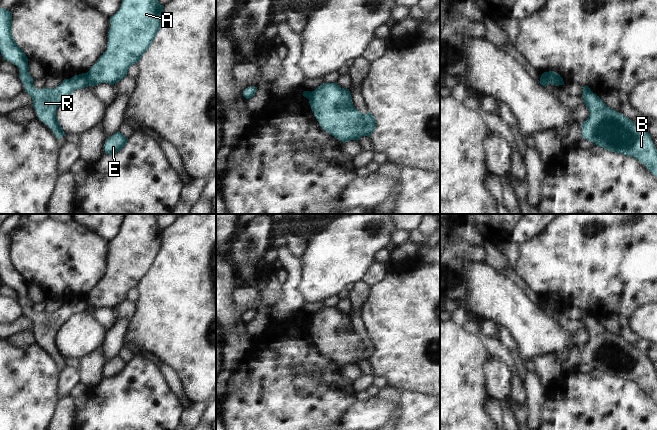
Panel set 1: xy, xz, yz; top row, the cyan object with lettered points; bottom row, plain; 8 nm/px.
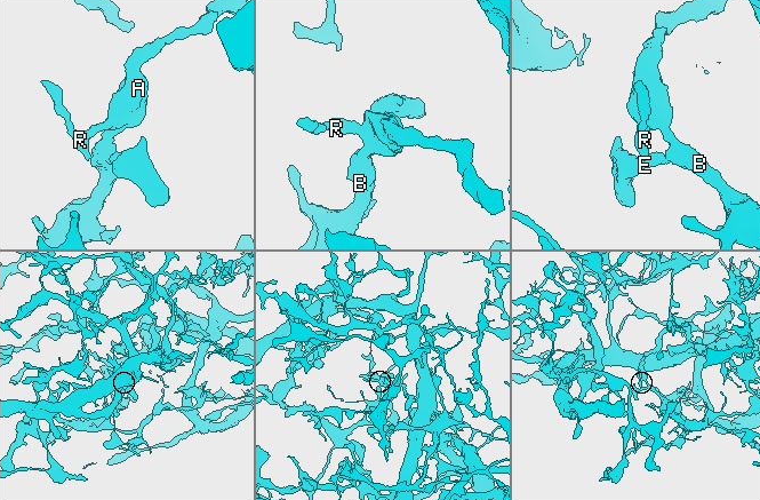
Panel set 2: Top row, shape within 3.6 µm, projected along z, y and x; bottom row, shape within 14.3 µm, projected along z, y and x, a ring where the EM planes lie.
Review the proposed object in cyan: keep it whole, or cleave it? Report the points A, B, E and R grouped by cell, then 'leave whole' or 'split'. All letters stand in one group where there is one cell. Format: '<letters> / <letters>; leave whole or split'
A B E / R; split

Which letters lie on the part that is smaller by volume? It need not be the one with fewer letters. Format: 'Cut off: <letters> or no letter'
Cut off: R

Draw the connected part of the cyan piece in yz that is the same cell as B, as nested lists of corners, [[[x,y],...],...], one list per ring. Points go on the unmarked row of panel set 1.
[[[588,310],[582,312],[582,322],[590,336],[581,348],[582,361],[608,375],[634,381],[657,401],[657,374],[650,358],[608,331]]]

